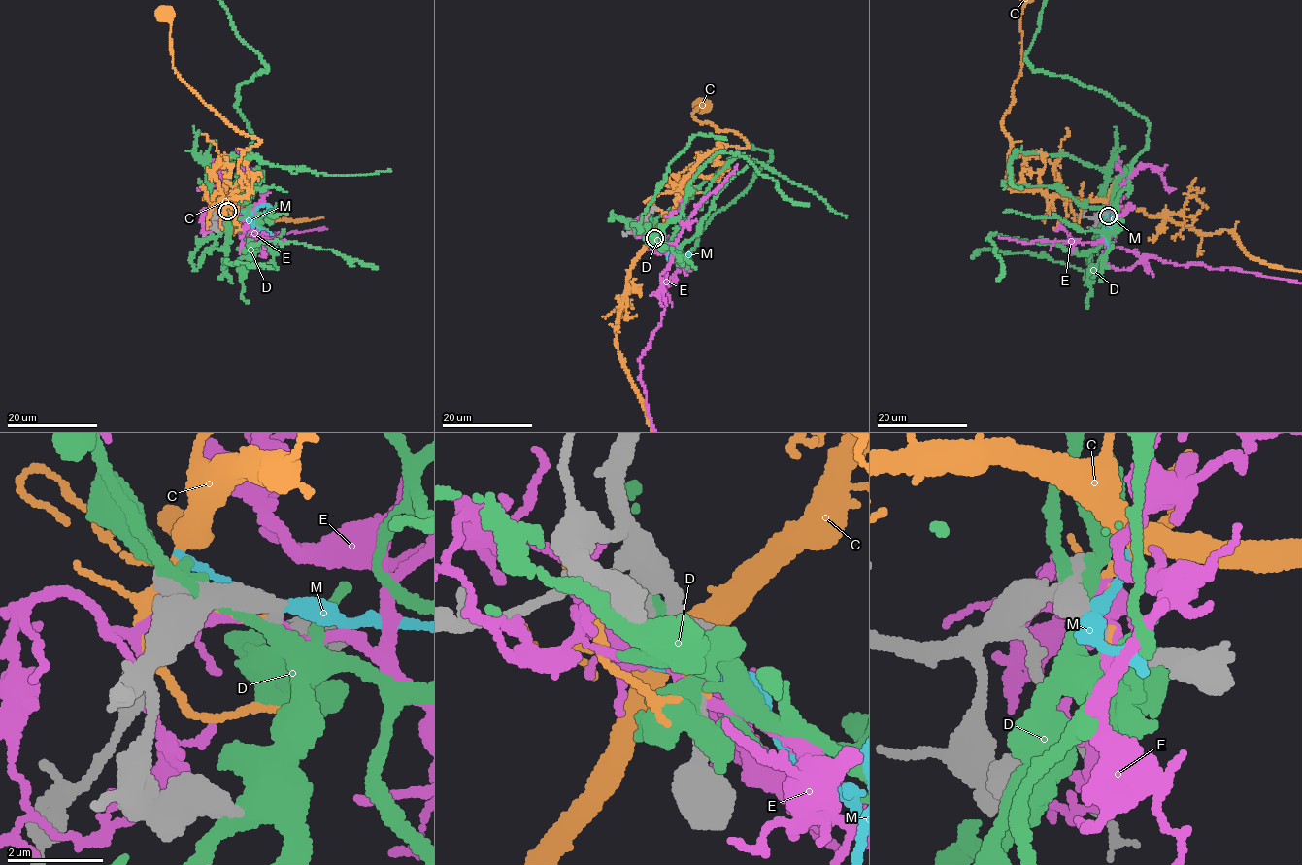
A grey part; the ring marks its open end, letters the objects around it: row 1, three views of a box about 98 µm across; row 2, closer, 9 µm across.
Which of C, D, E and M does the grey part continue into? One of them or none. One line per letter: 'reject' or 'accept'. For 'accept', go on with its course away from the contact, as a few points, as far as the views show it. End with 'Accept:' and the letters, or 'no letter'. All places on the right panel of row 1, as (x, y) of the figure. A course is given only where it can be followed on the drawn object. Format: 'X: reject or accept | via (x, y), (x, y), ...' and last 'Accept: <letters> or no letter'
C: reject
D: reject
E: reject
M: reject
Accept: no letter

